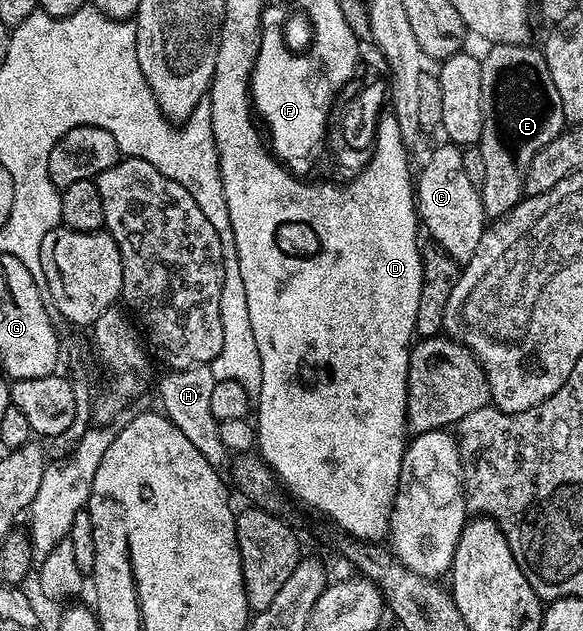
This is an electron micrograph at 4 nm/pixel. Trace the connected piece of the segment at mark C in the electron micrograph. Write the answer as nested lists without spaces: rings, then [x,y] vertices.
[[[441,142],[441,145],[430,154],[421,168],[421,173],[415,176],[415,203],[417,215],[422,229],[430,232],[432,243],[441,247],[444,252],[451,254],[458,265],[464,266],[475,254],[479,247],[479,238],[483,238],[487,227],[487,217],[483,210],[483,202],[478,185],[467,178],[467,169],[463,167],[463,151],[452,142]]]

